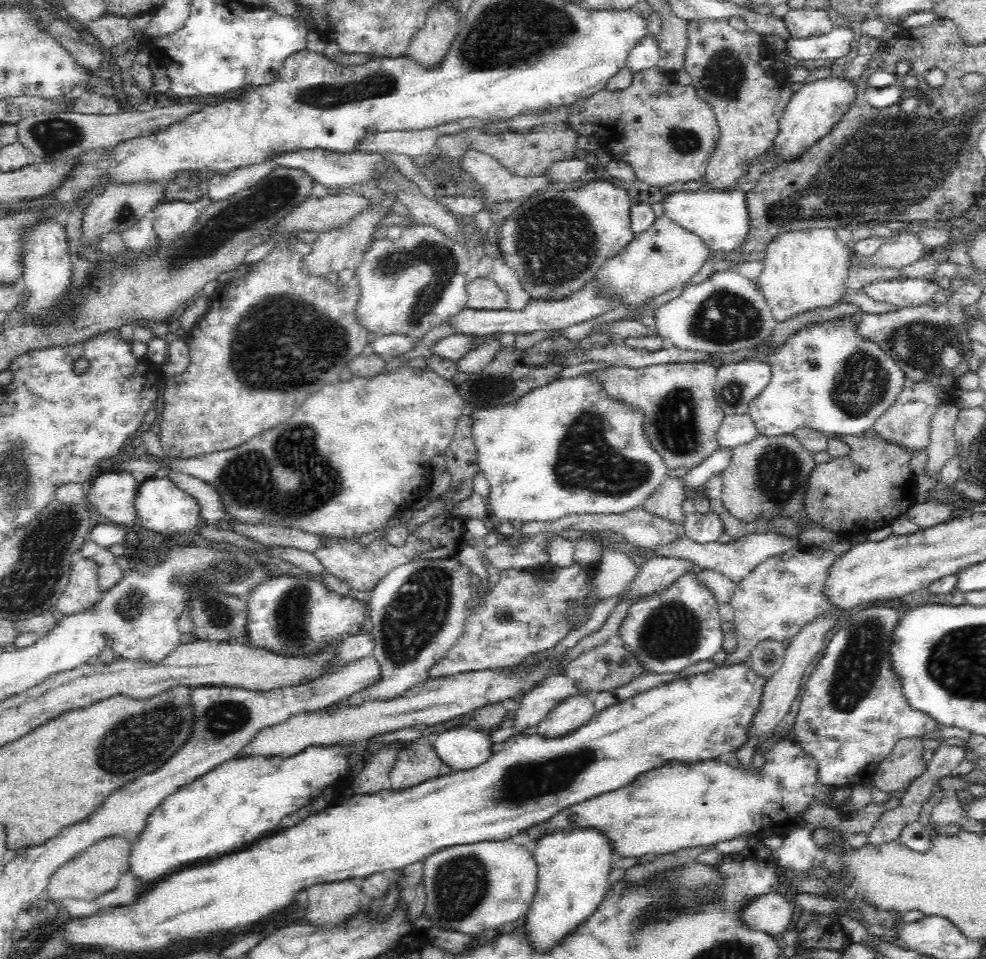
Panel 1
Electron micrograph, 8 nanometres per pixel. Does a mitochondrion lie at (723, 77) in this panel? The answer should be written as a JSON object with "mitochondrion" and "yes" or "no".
{"mitochondrion":"yes"}

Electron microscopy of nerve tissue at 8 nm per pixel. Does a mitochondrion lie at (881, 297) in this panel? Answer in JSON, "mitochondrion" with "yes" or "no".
{"mitochondrion":"no"}

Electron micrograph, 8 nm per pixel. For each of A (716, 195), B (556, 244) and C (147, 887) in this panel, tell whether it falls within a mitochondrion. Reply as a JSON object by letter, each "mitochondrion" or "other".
{"A":"other","B":"mitochondrion","C":"other"}

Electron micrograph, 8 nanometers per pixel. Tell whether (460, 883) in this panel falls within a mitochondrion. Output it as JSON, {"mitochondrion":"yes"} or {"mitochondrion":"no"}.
{"mitochondrion":"yes"}

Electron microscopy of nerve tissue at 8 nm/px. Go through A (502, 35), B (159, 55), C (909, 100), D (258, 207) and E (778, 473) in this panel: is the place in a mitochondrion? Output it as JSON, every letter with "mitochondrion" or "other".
{"A":"mitochondrion","B":"other","C":"other","D":"mitochondrion","E":"mitochondrion"}

